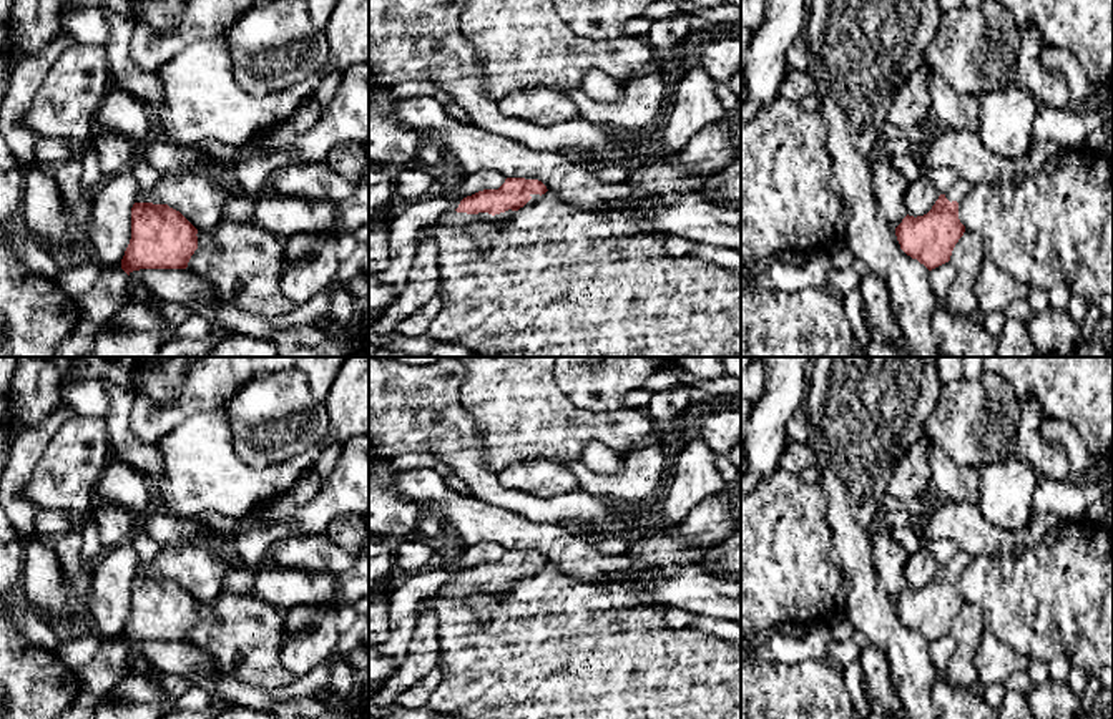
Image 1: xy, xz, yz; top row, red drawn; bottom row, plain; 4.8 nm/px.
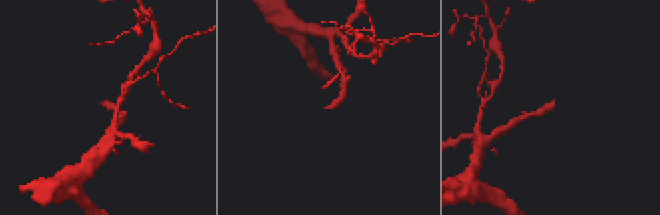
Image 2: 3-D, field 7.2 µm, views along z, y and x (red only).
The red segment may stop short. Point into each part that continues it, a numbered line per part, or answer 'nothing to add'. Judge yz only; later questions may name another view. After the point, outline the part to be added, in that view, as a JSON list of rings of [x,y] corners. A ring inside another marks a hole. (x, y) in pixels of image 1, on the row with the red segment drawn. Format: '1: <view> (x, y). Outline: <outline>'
1: yz (957, 193). Outline: [[[957,179],[957,183],[945,193],[945,198],[952,203],[959,204],[965,199],[967,193],[973,188],[973,183],[967,179]]]

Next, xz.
1: xz (454, 220). Outline: [[[452,211],[452,213],[445,213],[442,218],[440,218],[440,223],[444,226],[449,226],[449,227],[454,227],[454,229],[470,229],[473,223],[507,223],[517,211],[505,211],[505,213],[500,213],[500,214],[488,214],[488,213],[478,213],[478,214],[467,214],[467,213],[457,213],[457,211]]]

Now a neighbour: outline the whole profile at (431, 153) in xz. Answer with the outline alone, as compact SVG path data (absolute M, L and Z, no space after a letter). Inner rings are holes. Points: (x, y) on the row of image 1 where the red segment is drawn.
M420 139L417 161L435 171L434 183L427 196L439 196L445 186L457 186L465 173L454 163L447 163L449 153L435 139Z

